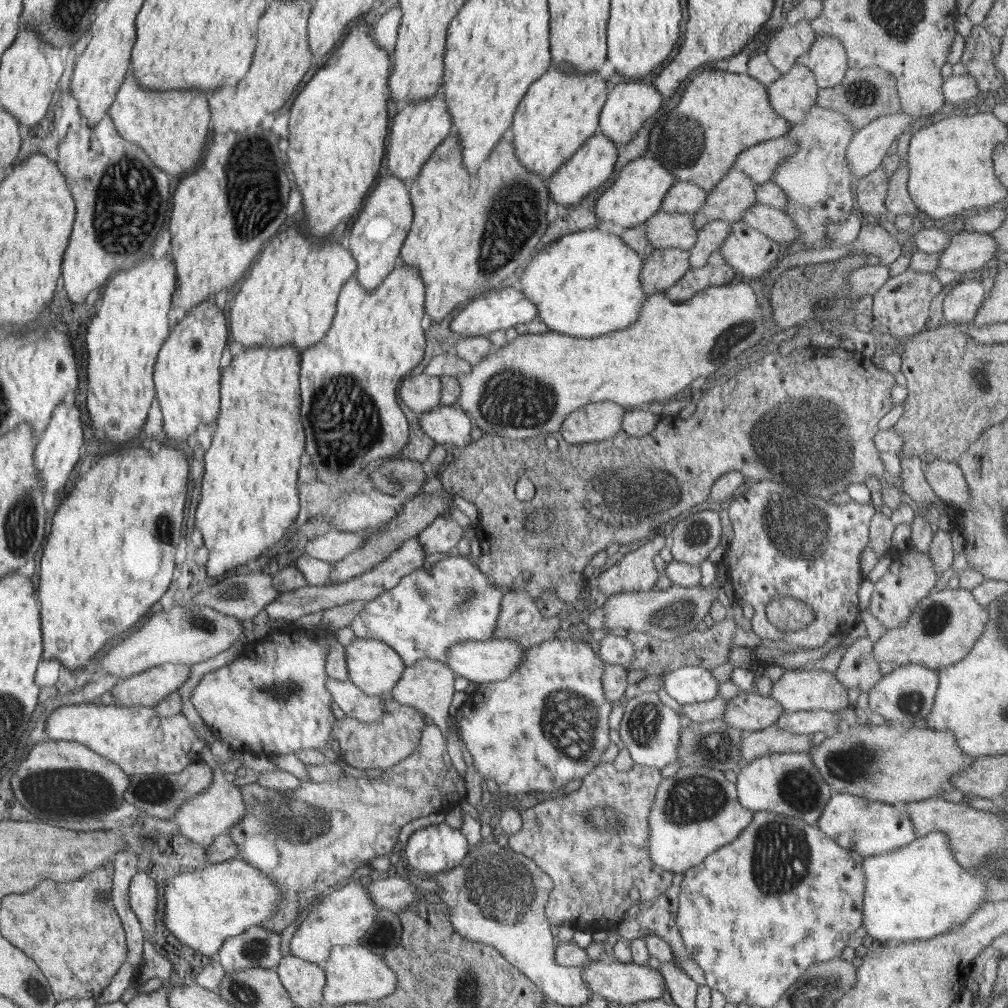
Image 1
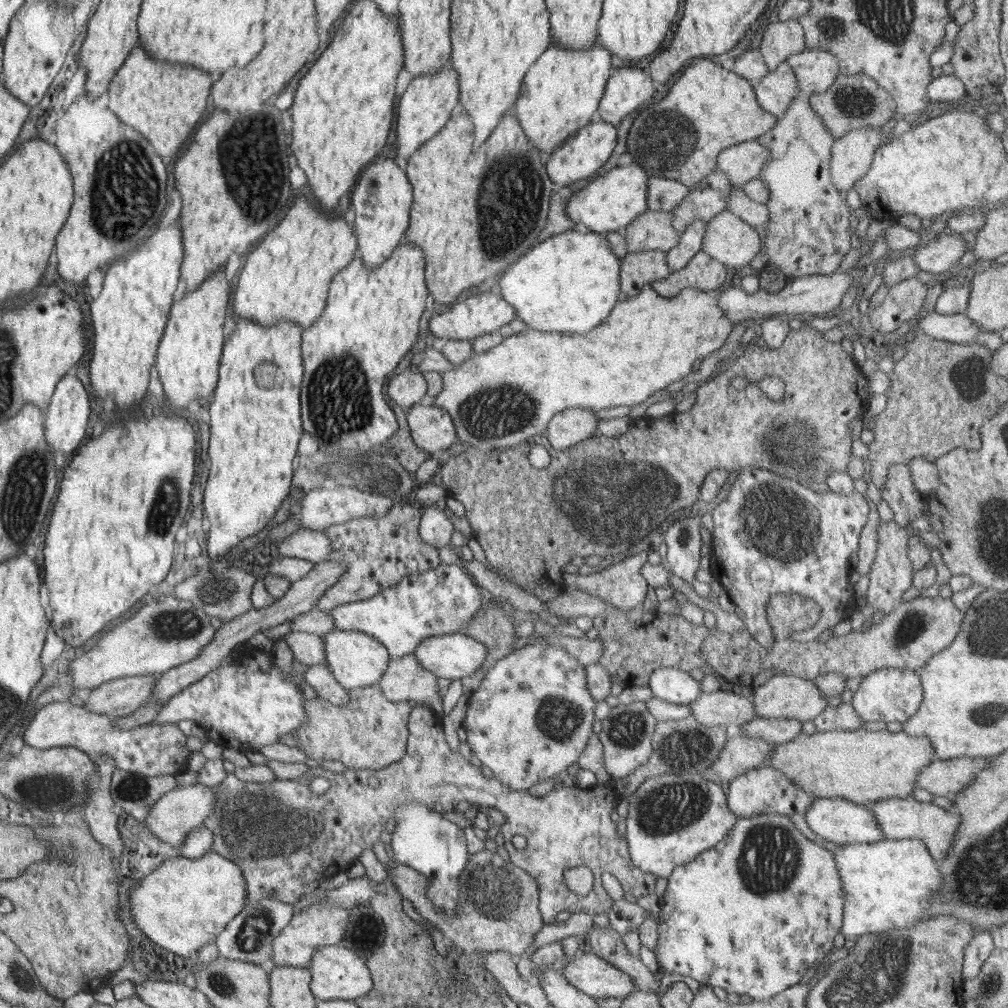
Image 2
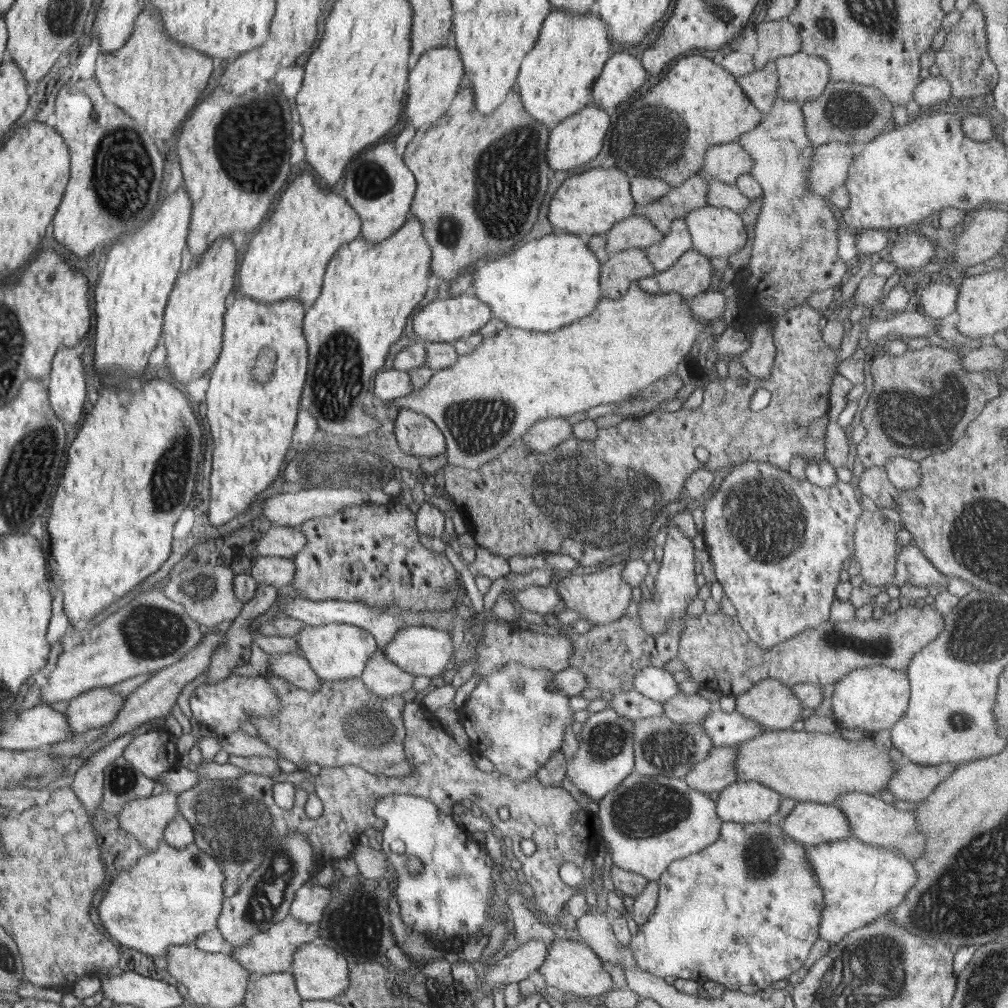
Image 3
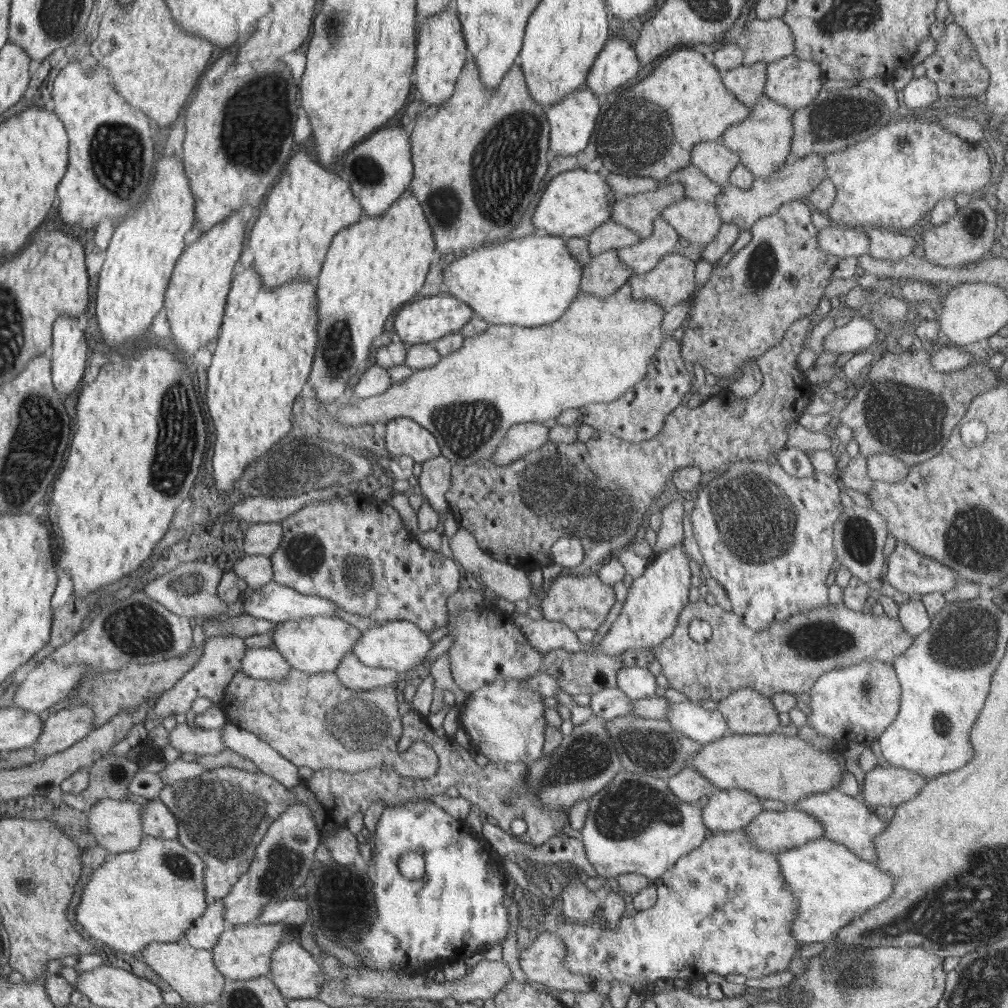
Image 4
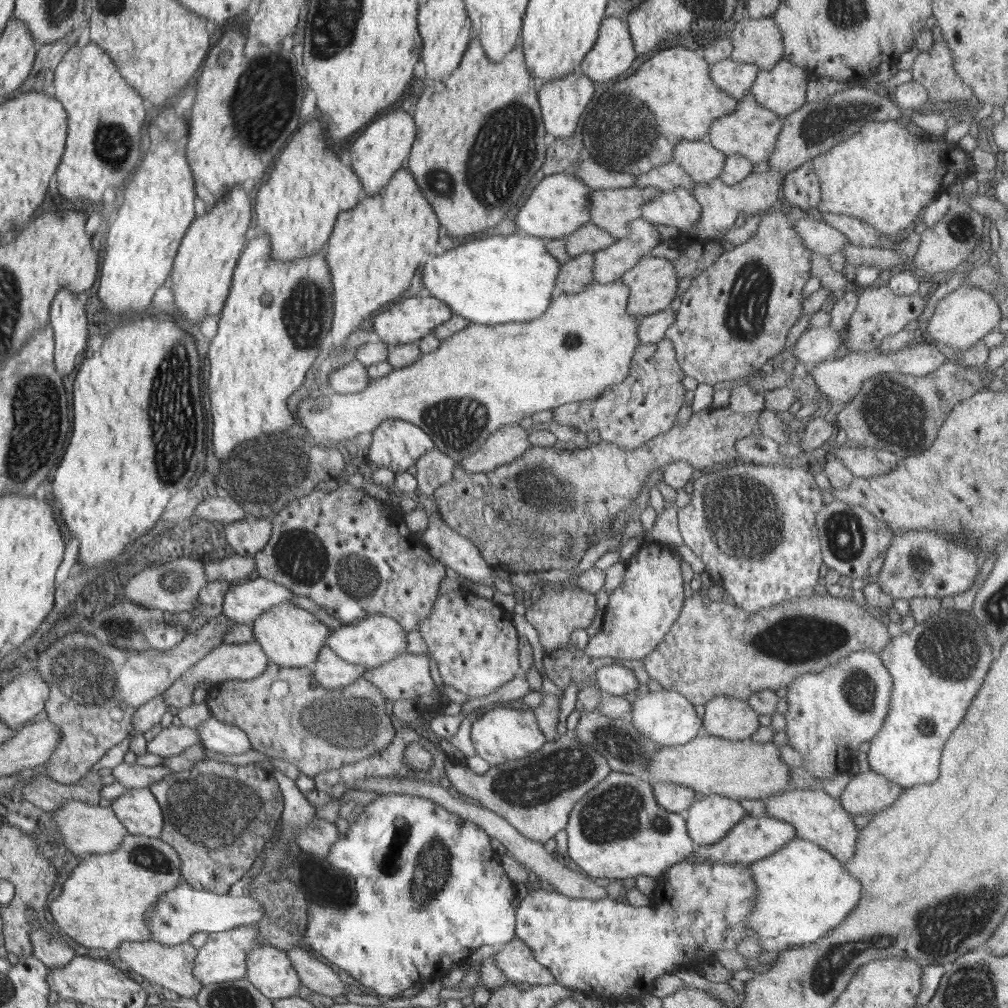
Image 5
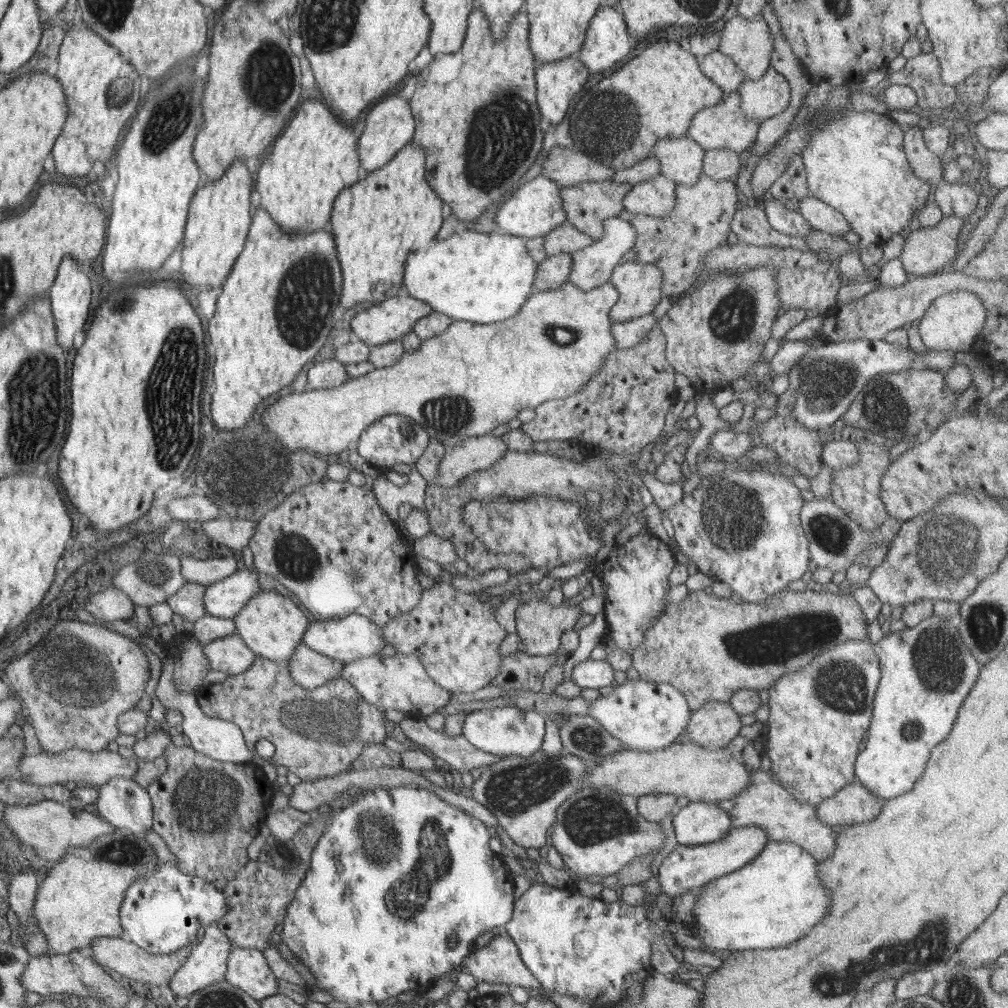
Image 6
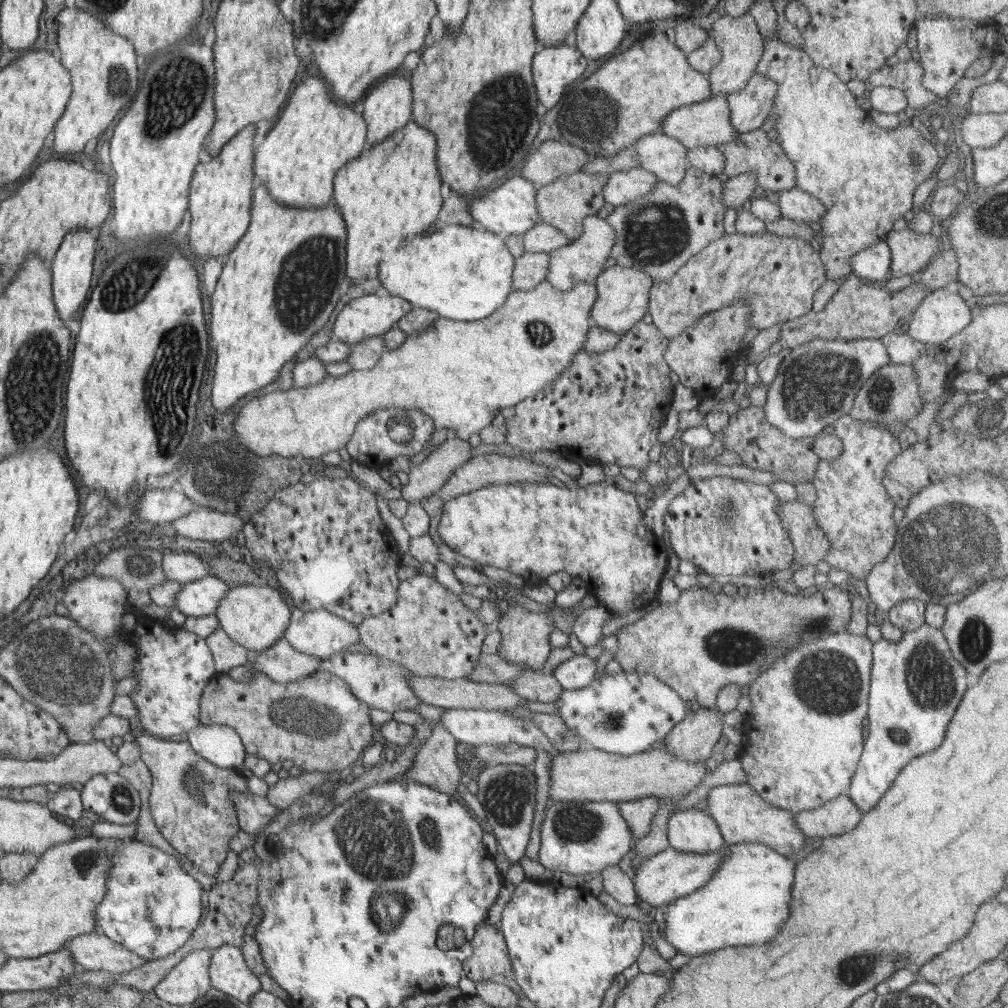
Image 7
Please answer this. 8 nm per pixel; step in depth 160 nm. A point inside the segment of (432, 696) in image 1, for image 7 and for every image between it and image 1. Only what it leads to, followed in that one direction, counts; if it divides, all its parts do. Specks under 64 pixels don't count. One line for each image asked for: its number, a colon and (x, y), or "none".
2: (406, 679)
3: (382, 676)
4: (352, 672)
5: (330, 671)
6: (311, 669)
7: (282, 662)

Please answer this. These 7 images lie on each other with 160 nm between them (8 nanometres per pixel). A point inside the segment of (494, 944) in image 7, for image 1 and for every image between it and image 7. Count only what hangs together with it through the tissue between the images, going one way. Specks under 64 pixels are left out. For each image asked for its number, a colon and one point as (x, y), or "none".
1: (625, 983)
2: (589, 973)
3: (571, 966)
4: (542, 961)
5: (517, 961)
6: (499, 962)

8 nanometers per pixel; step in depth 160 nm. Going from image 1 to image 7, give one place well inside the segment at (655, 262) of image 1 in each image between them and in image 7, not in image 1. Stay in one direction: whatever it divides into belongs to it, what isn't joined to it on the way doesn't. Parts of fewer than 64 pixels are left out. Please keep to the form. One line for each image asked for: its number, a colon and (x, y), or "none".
2: (636, 269)
3: (622, 269)
4: (602, 276)
5: (575, 275)
6: (554, 272)
7: (530, 269)

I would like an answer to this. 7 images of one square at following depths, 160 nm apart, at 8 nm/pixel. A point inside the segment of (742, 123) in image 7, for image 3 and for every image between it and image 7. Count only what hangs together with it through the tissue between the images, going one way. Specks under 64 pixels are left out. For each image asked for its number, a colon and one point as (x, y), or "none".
3: (801, 77)
4: (795, 83)
5: (782, 89)
6: (761, 99)

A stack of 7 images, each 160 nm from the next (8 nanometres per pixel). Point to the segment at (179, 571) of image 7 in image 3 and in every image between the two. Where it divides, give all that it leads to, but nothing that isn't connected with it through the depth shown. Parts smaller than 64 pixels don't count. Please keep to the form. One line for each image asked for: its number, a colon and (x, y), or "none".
3: (268, 570)
4: (257, 570)
5: (237, 567)
6: (206, 571)

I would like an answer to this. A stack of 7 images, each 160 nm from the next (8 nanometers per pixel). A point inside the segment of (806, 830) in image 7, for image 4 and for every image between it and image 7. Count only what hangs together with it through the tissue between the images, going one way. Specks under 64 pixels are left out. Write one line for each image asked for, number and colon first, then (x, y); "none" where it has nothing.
4: (890, 786)
5: (870, 793)
6: (854, 803)

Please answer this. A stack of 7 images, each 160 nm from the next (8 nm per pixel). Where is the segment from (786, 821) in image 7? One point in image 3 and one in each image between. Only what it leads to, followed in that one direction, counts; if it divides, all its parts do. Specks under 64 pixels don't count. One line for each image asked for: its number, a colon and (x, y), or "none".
3: (873, 821)
4: (846, 820)
5: (817, 816)
6: (766, 804)

